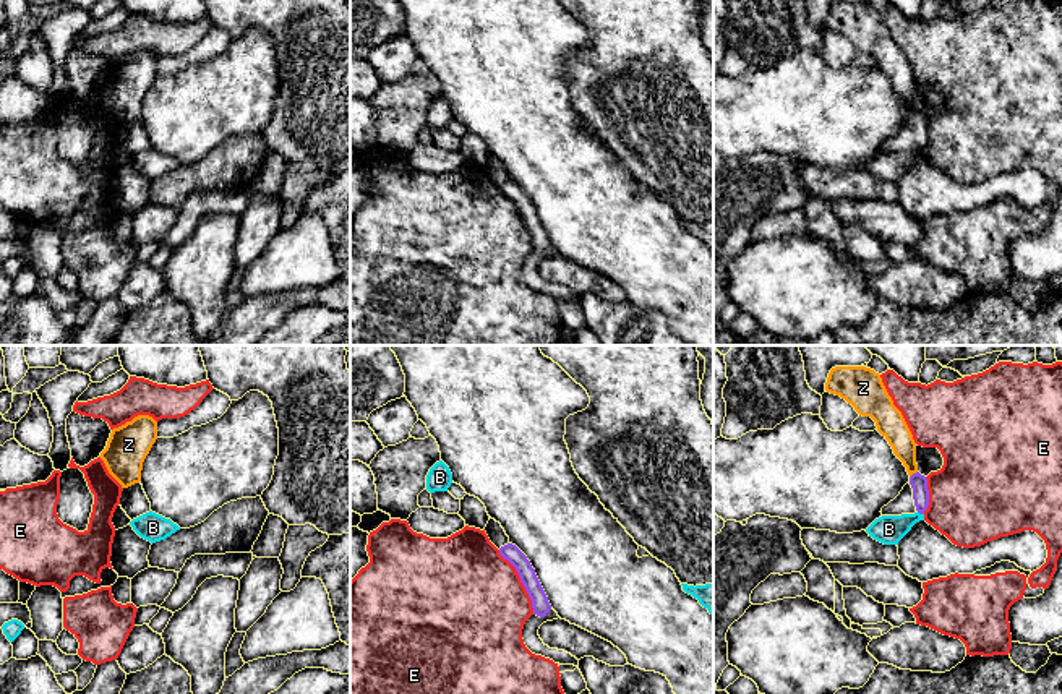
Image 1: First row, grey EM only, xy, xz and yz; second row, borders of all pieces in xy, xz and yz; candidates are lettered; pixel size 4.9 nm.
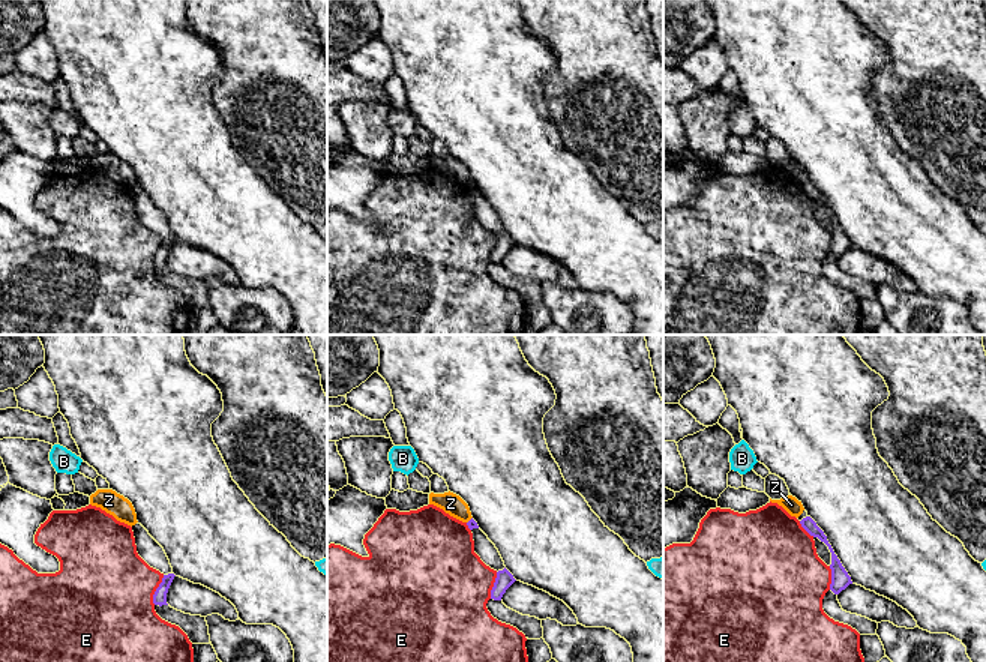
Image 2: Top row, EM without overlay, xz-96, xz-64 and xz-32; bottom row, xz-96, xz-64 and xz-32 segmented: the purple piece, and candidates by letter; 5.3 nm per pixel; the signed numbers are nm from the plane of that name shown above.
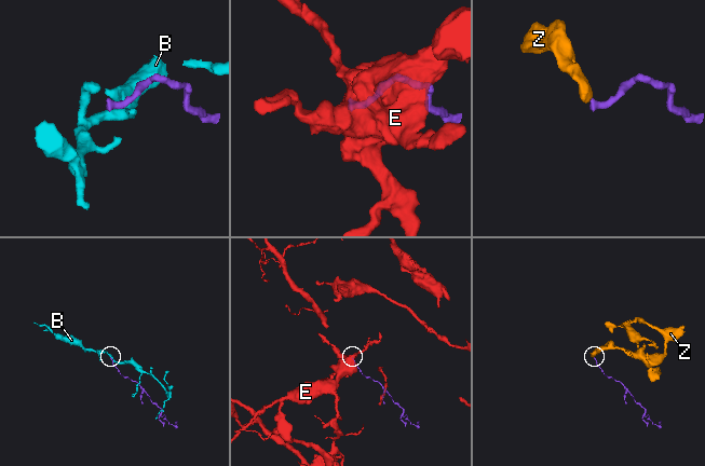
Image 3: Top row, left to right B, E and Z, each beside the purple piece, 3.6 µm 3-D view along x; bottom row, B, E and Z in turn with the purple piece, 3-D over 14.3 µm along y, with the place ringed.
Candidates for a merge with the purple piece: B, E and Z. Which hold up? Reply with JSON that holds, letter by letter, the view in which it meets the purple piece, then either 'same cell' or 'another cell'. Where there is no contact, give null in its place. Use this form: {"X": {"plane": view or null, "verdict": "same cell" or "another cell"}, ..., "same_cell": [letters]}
{"B": {"plane": "yz", "verdict": "another cell"}, "E": {"plane": "xz", "verdict": "another cell"}, "Z": {"plane": "yz", "verdict": "another cell"}, "same_cell": []}

